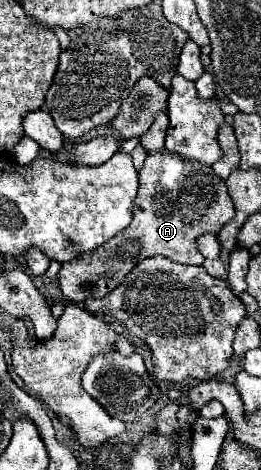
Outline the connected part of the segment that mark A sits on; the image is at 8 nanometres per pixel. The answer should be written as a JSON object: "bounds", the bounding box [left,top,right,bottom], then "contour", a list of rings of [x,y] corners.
{"bounds":[59,153,235,303],"contour":[[[149,153],[139,171],[139,191],[133,205],[131,225],[109,239],[101,249],[63,263],[59,271],[61,293],[75,303],[89,297],[105,297],[125,281],[125,275],[143,259],[163,255],[177,263],[201,266],[205,258],[198,251],[197,239],[219,229],[233,217],[235,209],[227,193],[225,181],[219,179],[209,165],[185,161],[173,153]]]}

